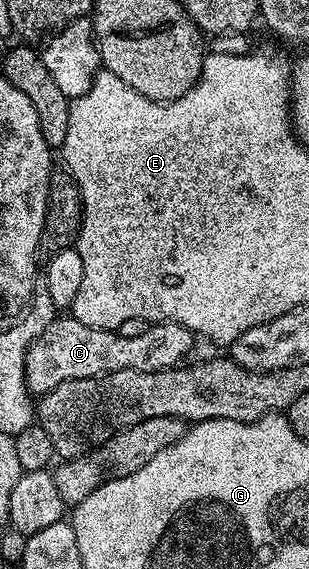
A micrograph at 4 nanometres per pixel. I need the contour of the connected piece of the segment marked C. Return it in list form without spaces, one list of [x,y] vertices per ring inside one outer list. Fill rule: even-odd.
[[[71,316],[54,317],[53,322],[33,342],[25,361],[25,384],[33,396],[46,394],[67,380],[100,378],[102,374],[120,370],[156,372],[176,367],[177,362],[193,346],[195,335],[178,322],[155,322],[146,325],[142,334],[128,338],[117,330],[100,330],[79,324]]]

